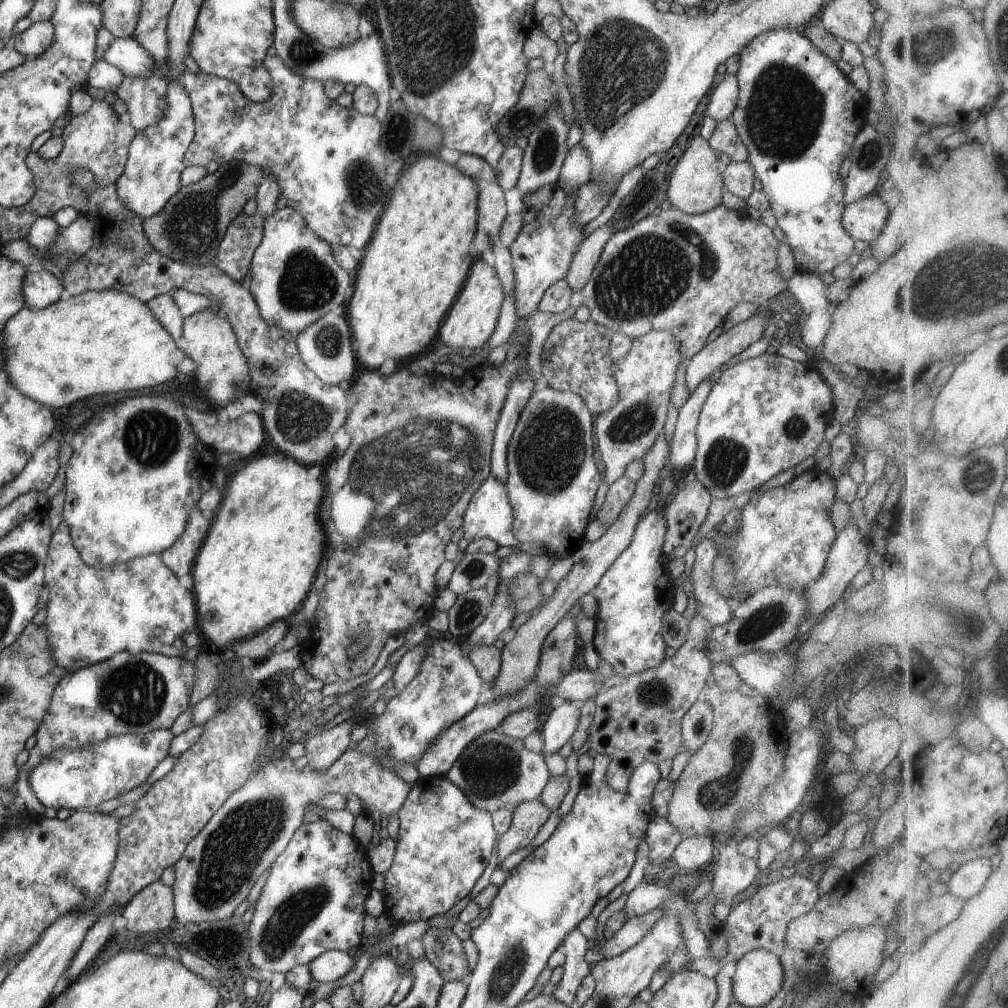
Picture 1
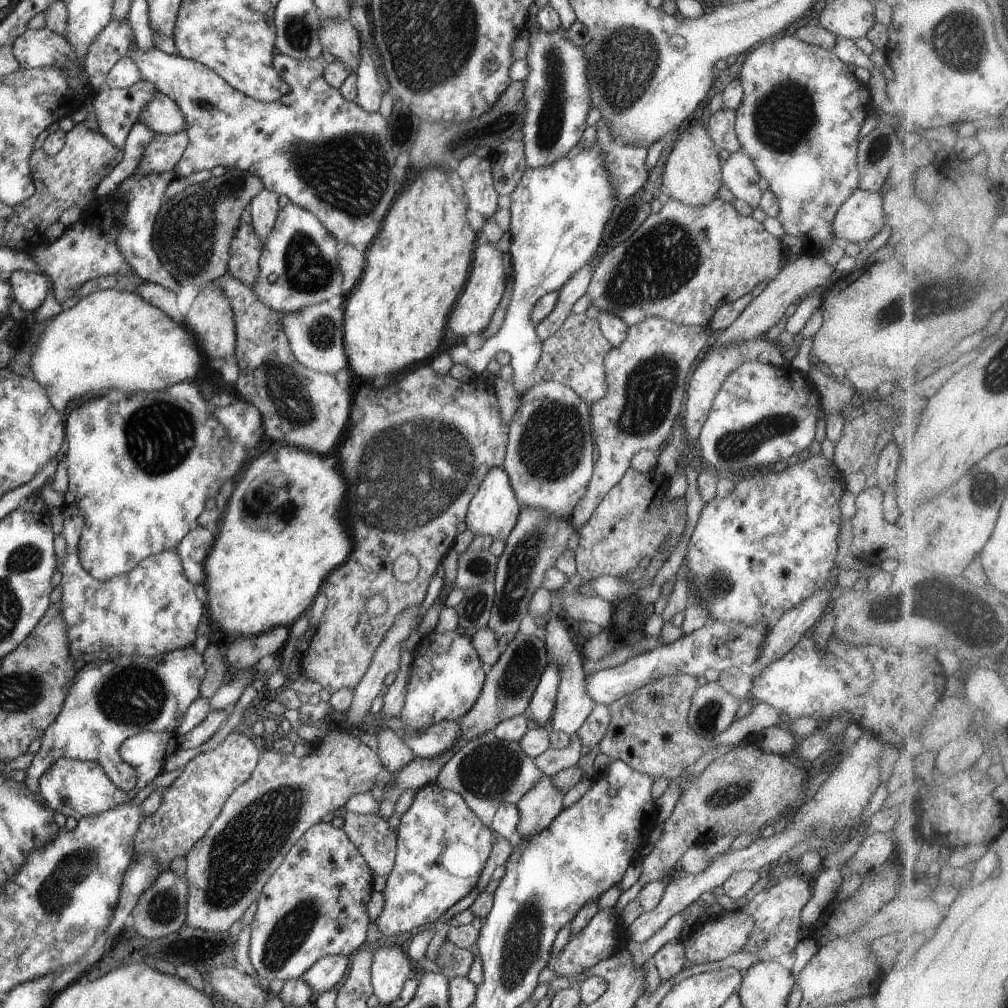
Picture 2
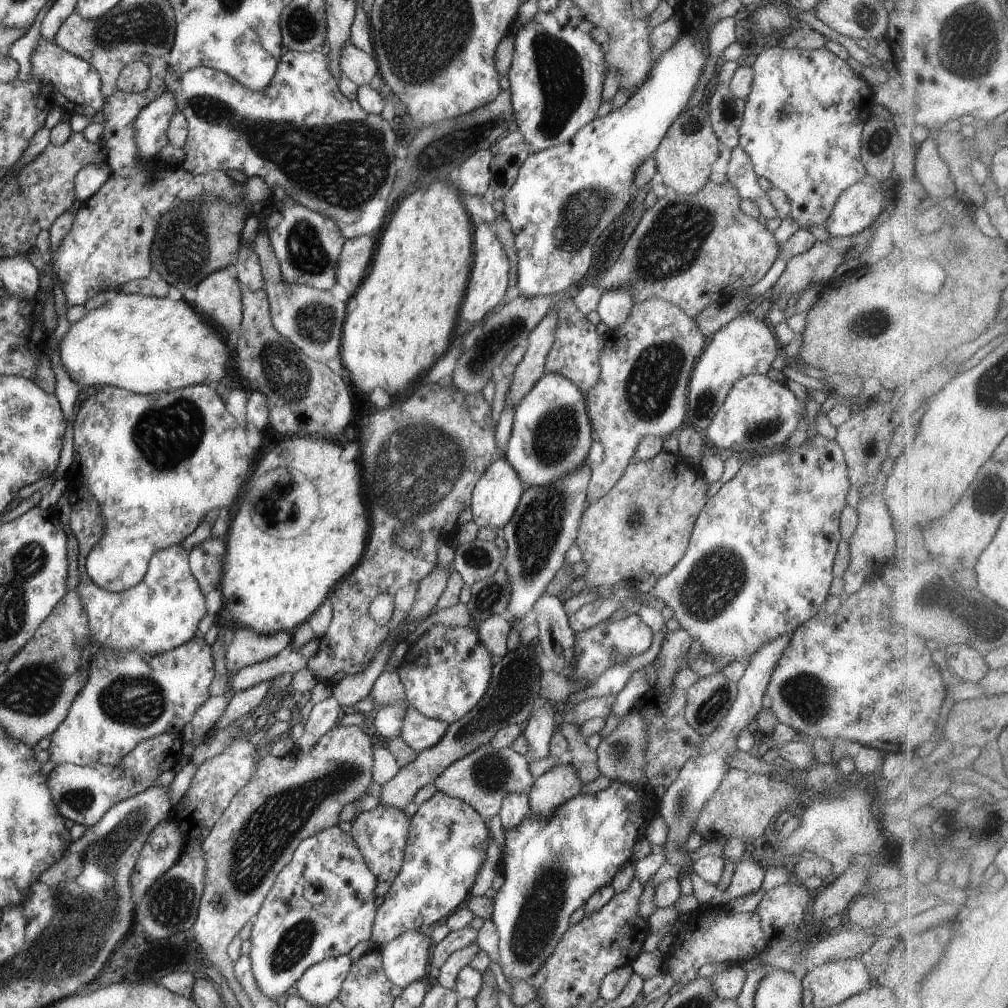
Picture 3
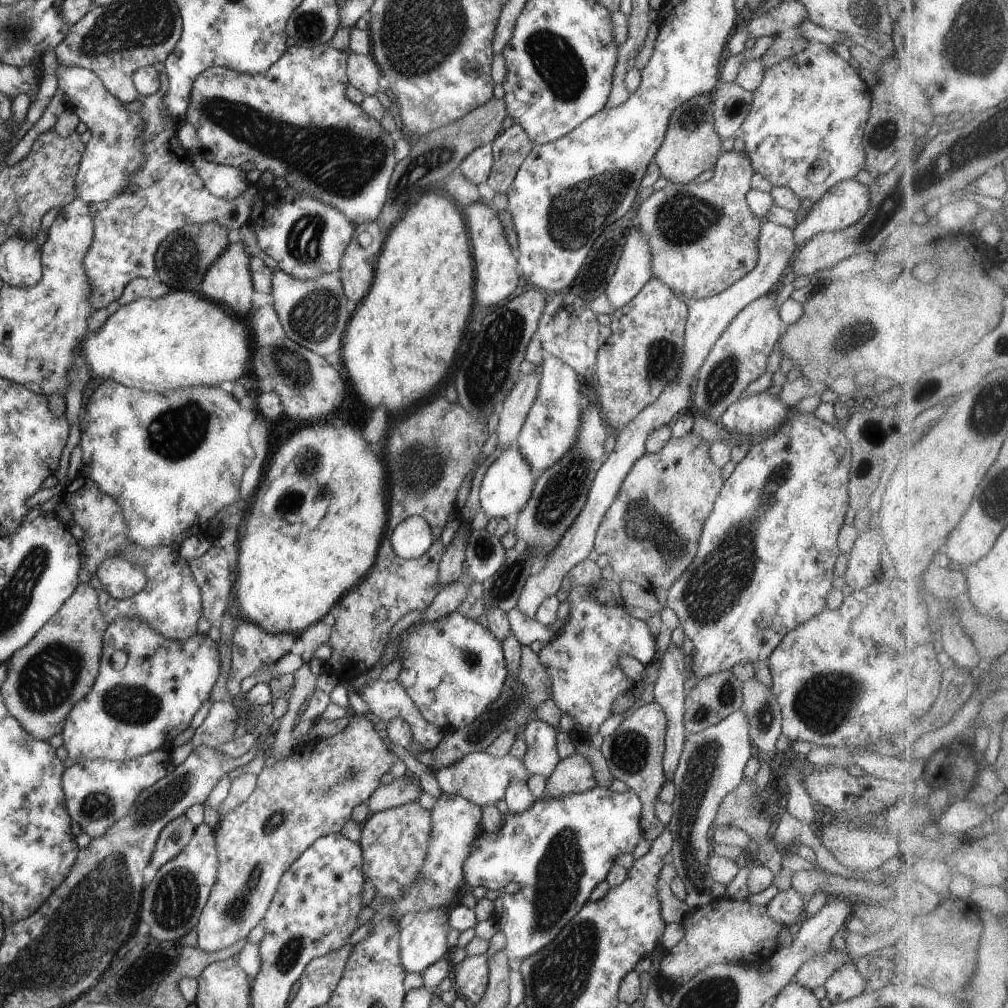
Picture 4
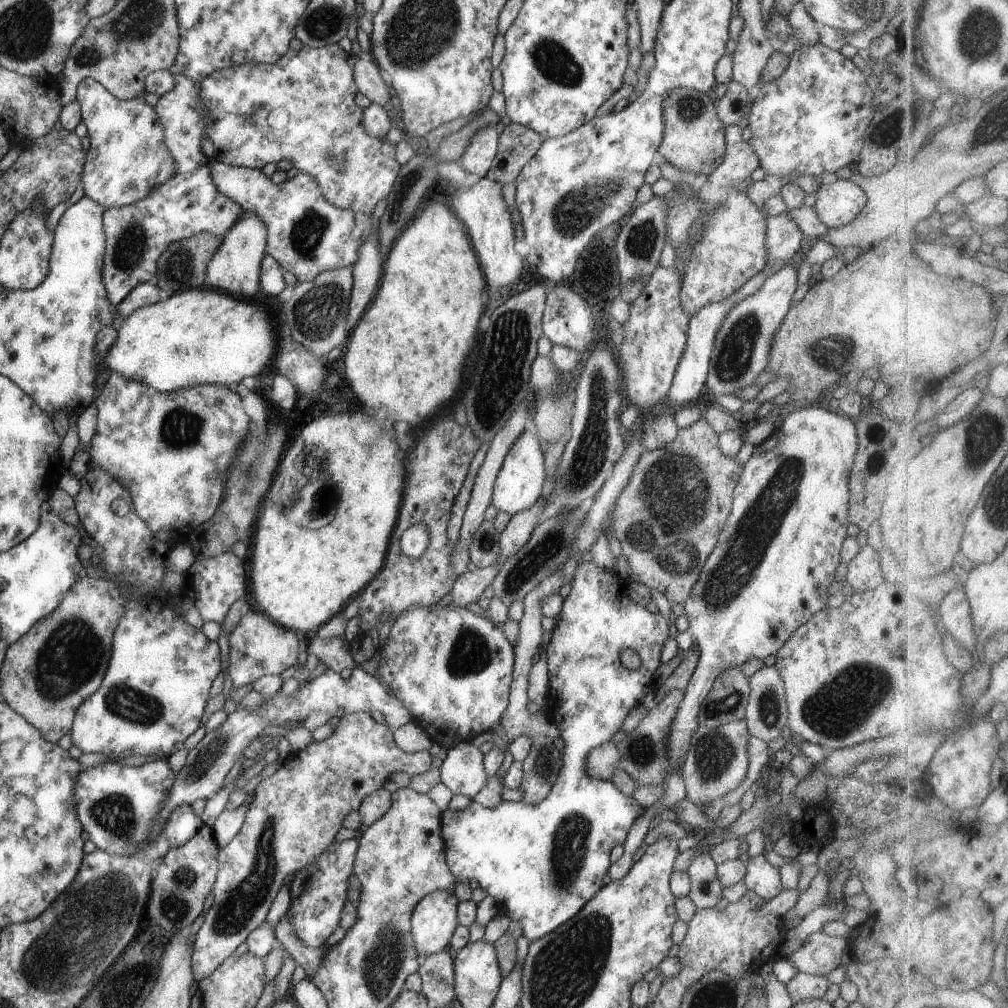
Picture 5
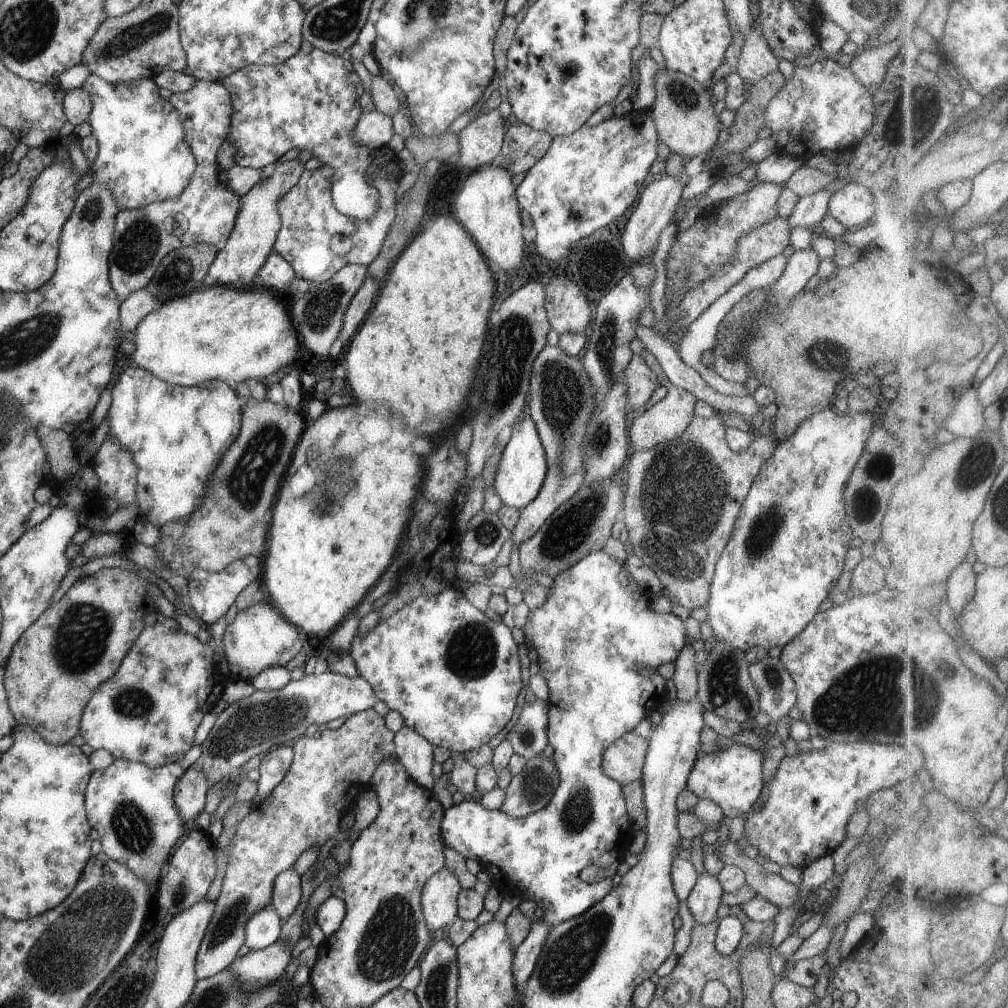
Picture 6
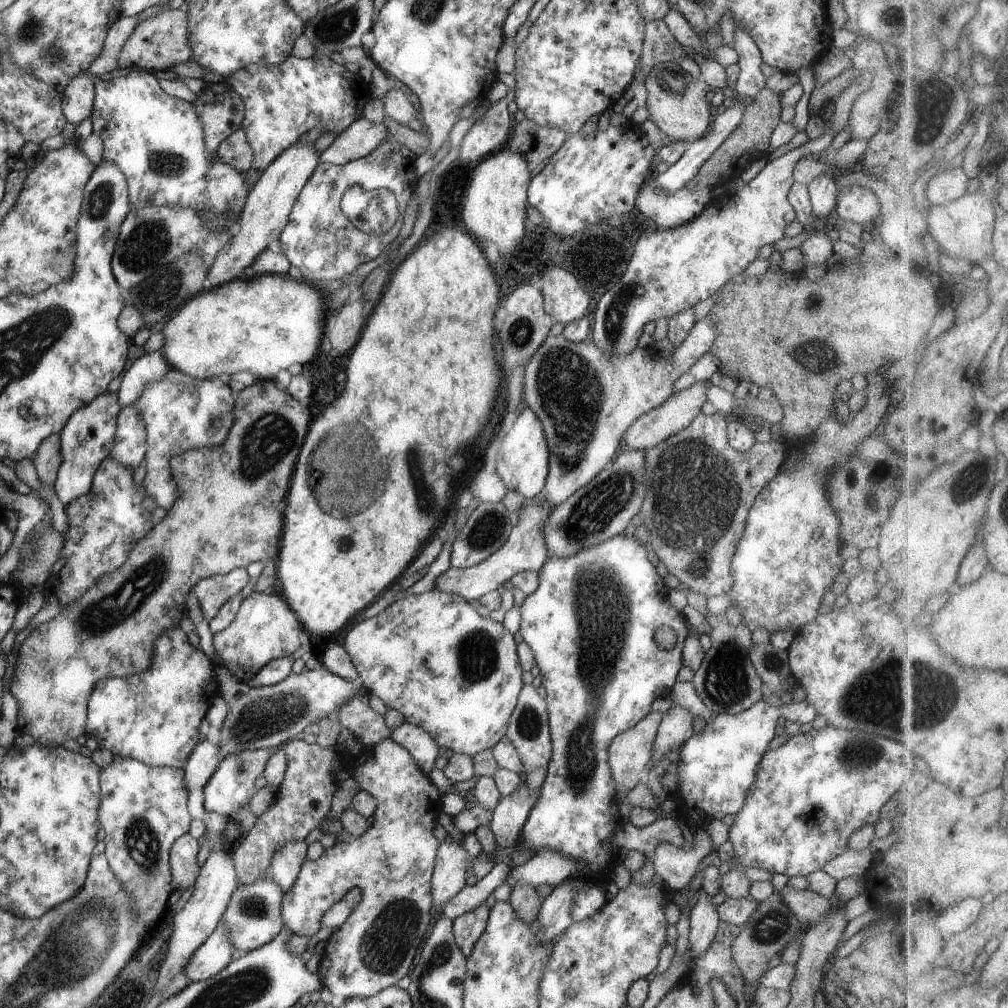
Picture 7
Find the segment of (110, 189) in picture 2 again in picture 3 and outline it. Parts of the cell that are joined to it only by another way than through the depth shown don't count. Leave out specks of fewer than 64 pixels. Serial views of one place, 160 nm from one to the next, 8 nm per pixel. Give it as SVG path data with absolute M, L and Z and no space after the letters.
M166 89L138 113L134 121L135 141L147 165L151 165L159 150L169 144L166 131L176 112L176 97Z

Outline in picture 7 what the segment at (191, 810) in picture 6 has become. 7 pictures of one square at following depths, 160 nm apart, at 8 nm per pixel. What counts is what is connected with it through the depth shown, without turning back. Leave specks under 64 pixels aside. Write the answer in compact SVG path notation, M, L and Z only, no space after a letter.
M203 739L194 747L184 768L189 793L191 788L205 787L222 759L221 746L218 742Z

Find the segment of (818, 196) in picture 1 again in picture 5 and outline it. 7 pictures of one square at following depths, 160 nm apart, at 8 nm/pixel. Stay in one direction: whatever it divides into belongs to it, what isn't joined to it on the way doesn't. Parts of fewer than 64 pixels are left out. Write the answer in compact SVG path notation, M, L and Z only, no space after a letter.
M820 42L815 45L799 46L799 48L789 56L788 66L786 67L784 74L780 75L780 78L758 86L760 91L758 92L758 95L756 95L754 106L750 112L748 128L752 129L753 136L748 142L752 145L754 152L756 152L760 159L761 167L765 170L766 174L780 176L784 182L786 182L785 180L790 174L794 175L794 178L800 174L810 174L810 176L819 176L822 180L822 176L828 173L835 174L836 170L839 168L849 166L854 162L856 163L863 144L865 143L865 130L870 126L873 117L873 90L870 89L868 83L866 83L866 77L866 73L856 67L850 59L846 59L839 50L825 47Z

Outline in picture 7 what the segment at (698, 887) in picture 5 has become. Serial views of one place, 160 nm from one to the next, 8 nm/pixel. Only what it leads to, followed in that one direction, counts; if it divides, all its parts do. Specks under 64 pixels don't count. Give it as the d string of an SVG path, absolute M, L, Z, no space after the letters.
M701 889L698 901L690 911L689 948L690 960L703 955L712 944L719 929L719 914L717 906L710 902L709 897Z

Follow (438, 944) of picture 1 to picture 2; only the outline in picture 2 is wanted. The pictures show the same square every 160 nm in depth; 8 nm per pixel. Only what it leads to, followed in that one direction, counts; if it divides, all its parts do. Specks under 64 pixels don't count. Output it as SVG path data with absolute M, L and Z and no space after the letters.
M445 941L436 960L446 978L466 977L474 962L475 950L461 949L450 941Z

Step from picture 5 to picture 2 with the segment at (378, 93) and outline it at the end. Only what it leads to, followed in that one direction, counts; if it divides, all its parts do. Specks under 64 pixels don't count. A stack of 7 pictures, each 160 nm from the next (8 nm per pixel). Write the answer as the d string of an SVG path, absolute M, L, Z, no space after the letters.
M348 19L320 20L319 39L323 52L330 52L340 63L359 64L360 36Z

